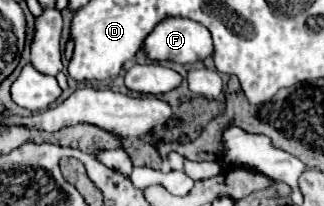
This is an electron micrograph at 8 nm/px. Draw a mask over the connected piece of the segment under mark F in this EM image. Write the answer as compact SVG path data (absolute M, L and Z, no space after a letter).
M163 19L141 45L151 61L195 63L213 53L209 31L191 19Z

